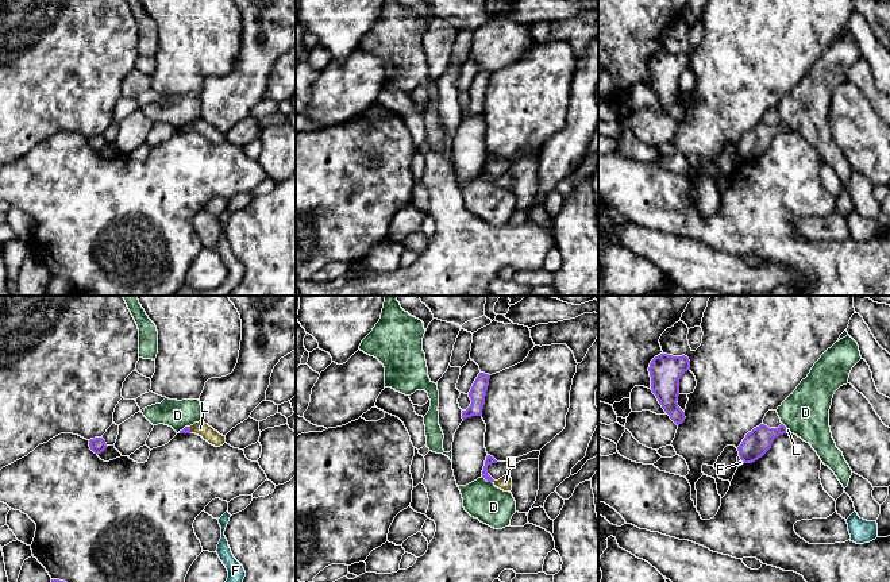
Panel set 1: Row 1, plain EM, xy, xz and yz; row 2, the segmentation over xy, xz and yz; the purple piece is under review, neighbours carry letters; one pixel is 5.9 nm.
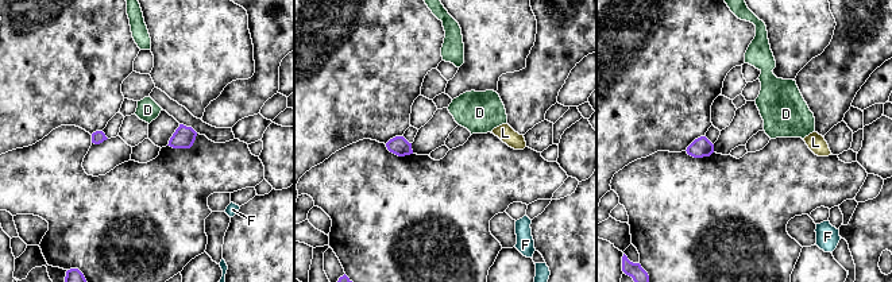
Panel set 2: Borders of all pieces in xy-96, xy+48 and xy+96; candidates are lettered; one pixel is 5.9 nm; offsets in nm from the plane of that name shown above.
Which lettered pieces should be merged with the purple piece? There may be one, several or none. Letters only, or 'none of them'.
L

